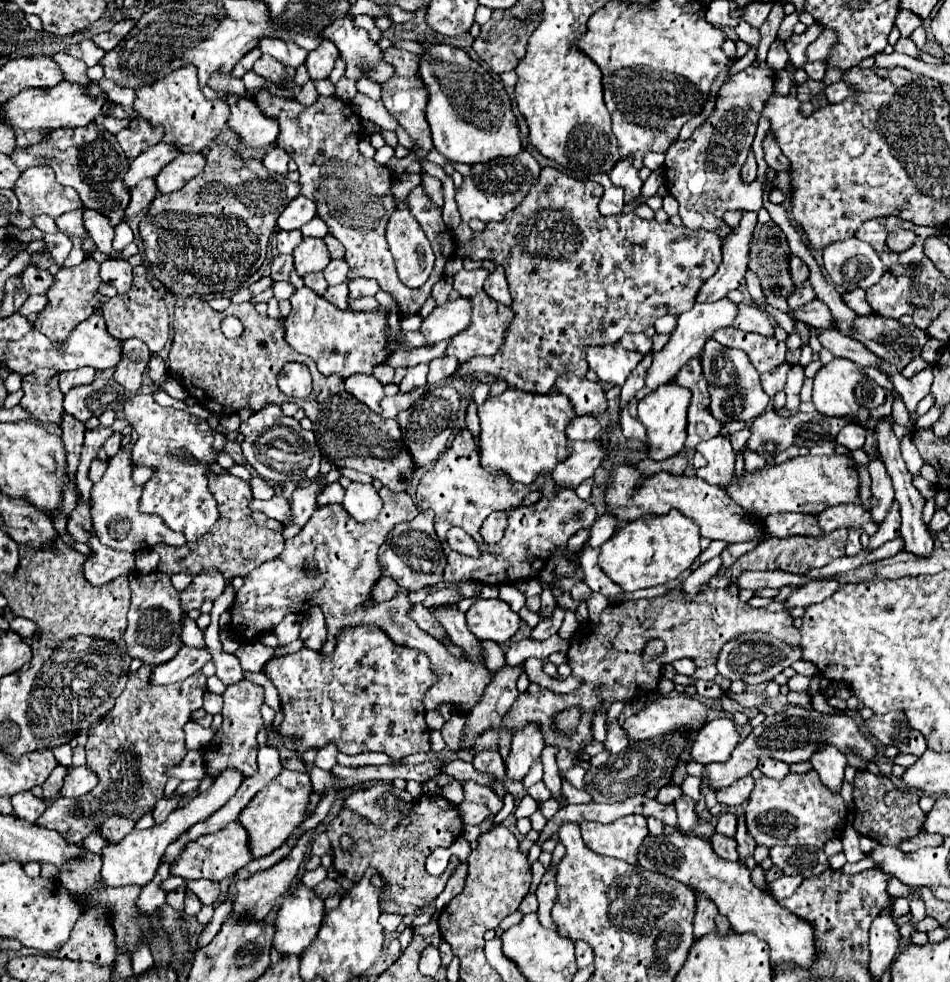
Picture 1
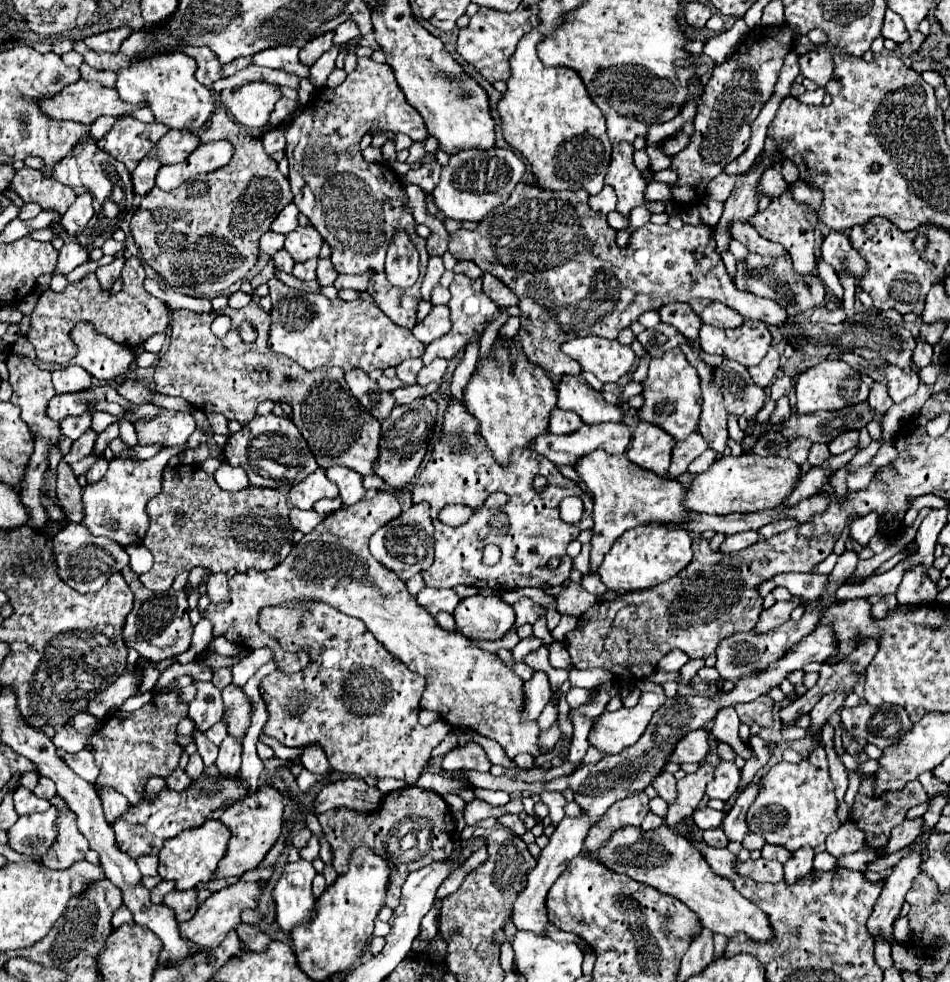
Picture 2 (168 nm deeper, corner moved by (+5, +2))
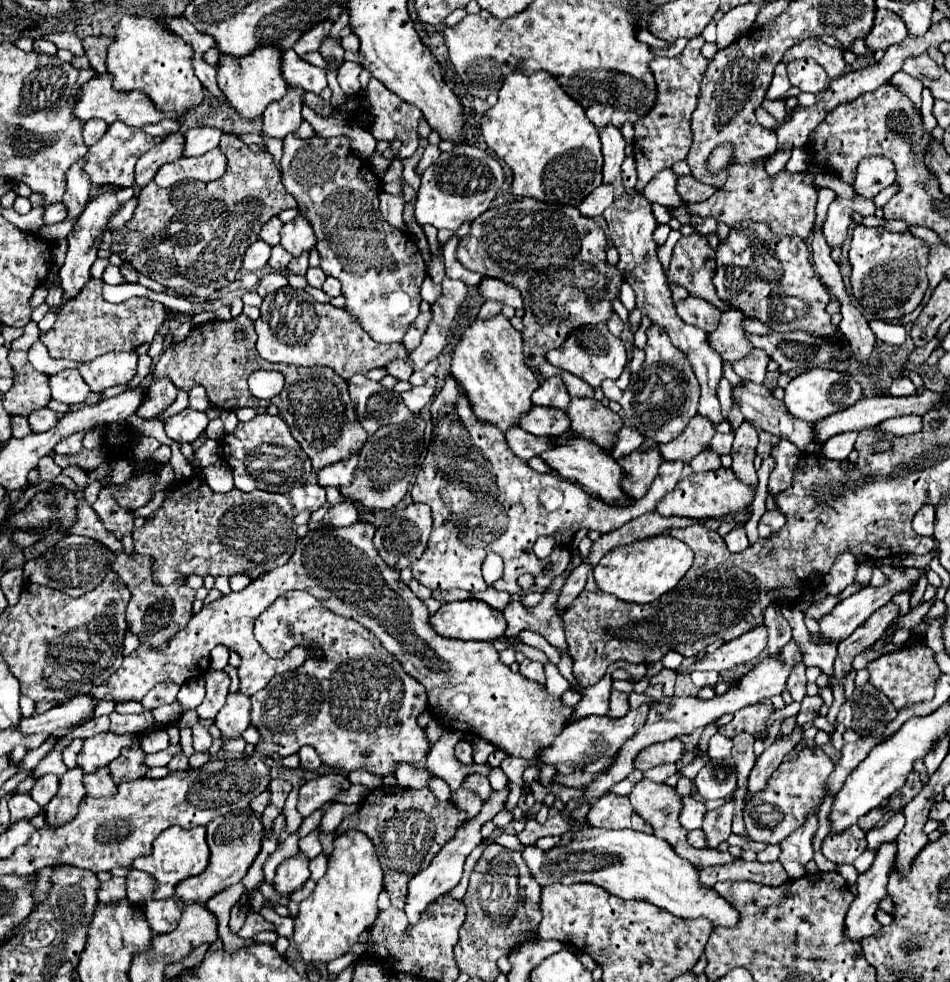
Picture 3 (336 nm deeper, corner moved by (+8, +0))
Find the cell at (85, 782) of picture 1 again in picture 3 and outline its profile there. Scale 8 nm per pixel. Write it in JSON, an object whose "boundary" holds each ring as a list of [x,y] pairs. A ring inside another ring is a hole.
{"boundary":[[[96,734],[84,740],[82,750],[76,756],[76,766],[82,768],[82,774],[92,774],[96,768],[108,766],[124,746],[130,746],[134,740],[132,734]]]}

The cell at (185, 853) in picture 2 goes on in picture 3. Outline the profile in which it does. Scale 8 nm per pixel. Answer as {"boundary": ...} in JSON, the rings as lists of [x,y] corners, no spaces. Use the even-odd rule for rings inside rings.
{"boundary":[[[172,826],[168,830],[164,830],[156,840],[154,840],[154,850],[150,856],[144,858],[136,858],[134,860],[134,868],[148,872],[156,878],[158,888],[154,892],[154,898],[174,898],[176,896],[176,886],[186,880],[192,878],[200,872],[204,872],[204,868],[208,866],[210,860],[210,848],[206,842],[206,828],[192,828],[192,830],[184,830],[180,826]]]}

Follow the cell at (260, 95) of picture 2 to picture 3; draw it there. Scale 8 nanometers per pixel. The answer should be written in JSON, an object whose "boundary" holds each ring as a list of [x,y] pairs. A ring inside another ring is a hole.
{"boundary":[[[258,48],[250,56],[244,58],[230,58],[230,56],[220,56],[220,68],[218,68],[218,88],[226,96],[230,108],[236,110],[240,118],[254,120],[260,118],[264,108],[268,104],[280,100],[286,92],[286,82],[280,72],[280,56],[282,52],[278,48]]]}

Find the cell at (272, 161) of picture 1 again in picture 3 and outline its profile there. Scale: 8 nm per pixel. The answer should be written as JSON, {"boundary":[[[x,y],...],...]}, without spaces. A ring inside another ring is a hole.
{"boundary":[[[288,88],[286,96],[278,102],[272,102],[262,114],[262,134],[282,140],[288,132],[296,132],[302,122],[302,88]]]}

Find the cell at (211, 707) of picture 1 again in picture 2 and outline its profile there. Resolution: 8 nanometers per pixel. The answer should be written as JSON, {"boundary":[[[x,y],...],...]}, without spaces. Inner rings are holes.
{"boundary":[[[193,682],[197,688],[195,698],[189,702],[189,718],[195,724],[195,730],[206,732],[223,718],[223,700],[221,692],[215,690],[211,682]]]}

